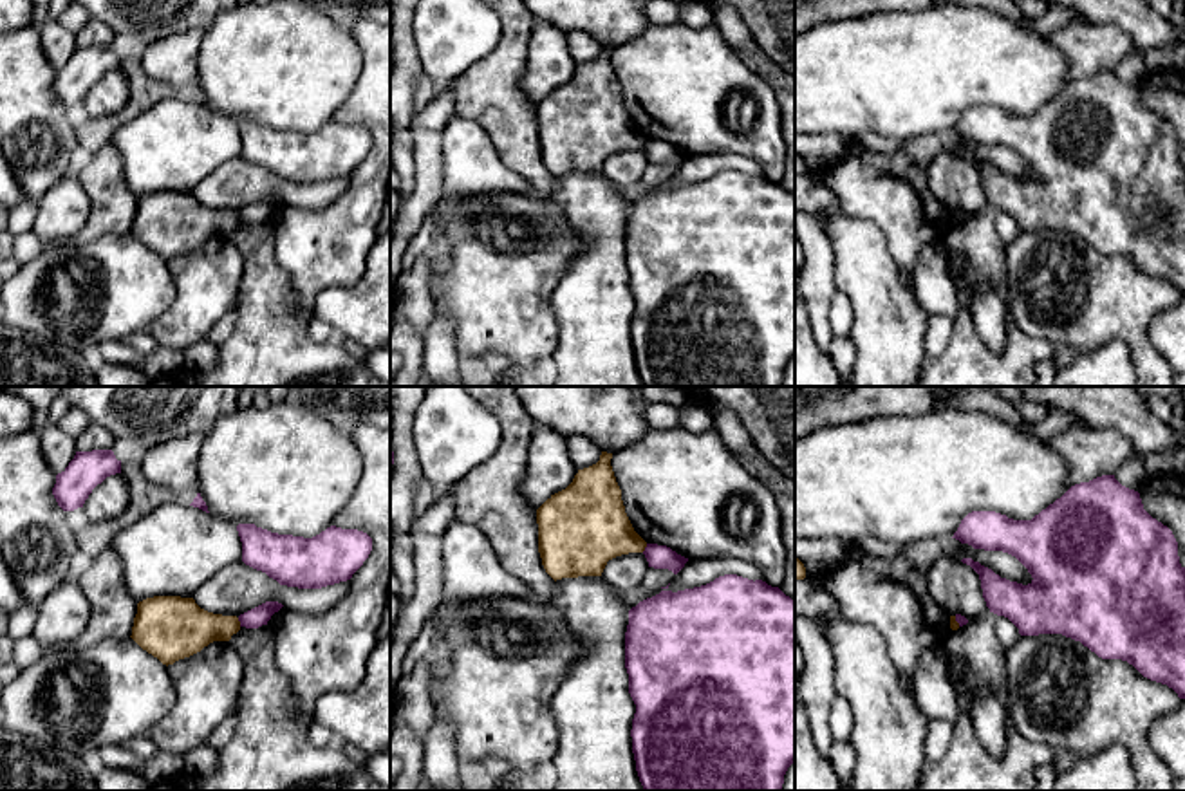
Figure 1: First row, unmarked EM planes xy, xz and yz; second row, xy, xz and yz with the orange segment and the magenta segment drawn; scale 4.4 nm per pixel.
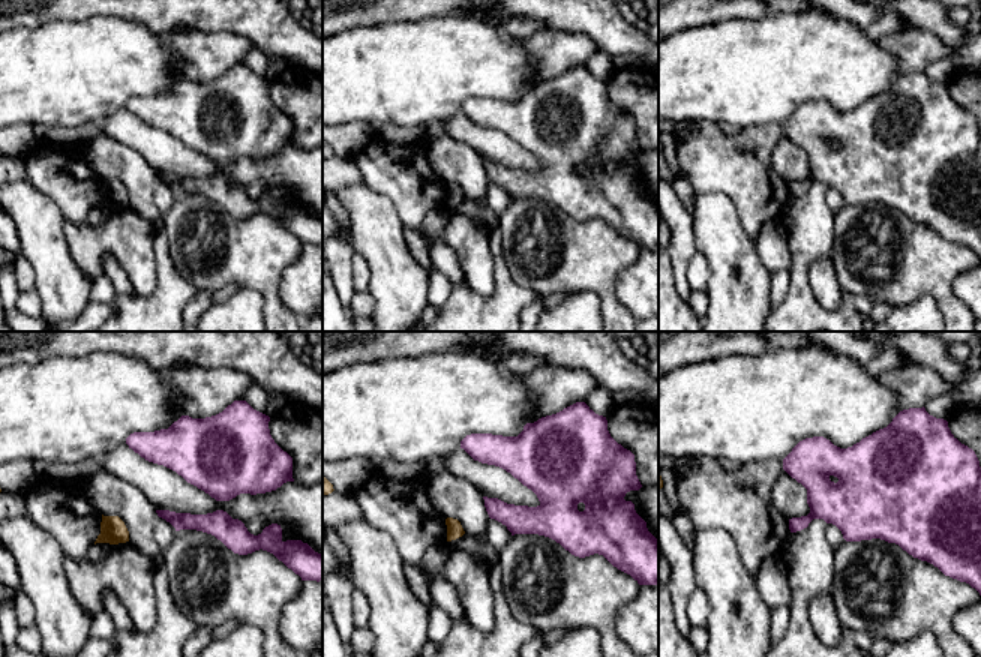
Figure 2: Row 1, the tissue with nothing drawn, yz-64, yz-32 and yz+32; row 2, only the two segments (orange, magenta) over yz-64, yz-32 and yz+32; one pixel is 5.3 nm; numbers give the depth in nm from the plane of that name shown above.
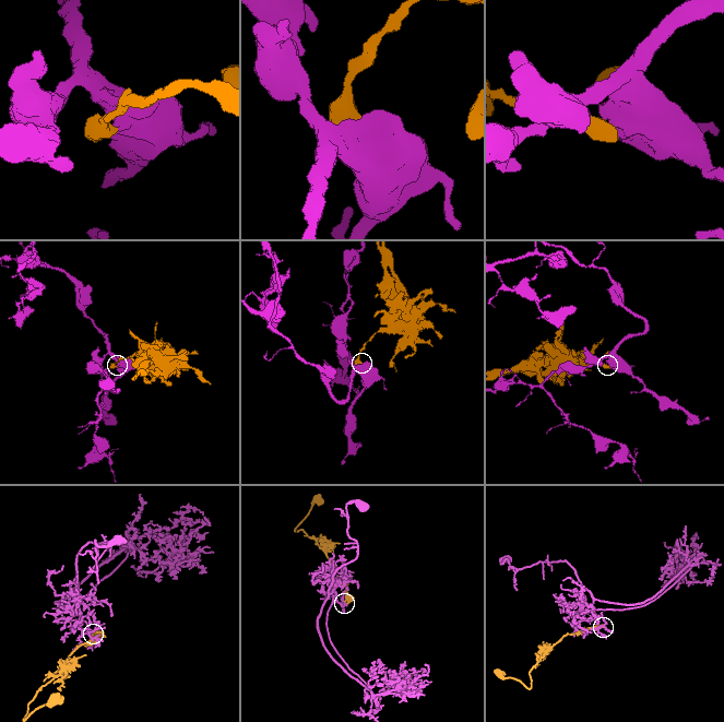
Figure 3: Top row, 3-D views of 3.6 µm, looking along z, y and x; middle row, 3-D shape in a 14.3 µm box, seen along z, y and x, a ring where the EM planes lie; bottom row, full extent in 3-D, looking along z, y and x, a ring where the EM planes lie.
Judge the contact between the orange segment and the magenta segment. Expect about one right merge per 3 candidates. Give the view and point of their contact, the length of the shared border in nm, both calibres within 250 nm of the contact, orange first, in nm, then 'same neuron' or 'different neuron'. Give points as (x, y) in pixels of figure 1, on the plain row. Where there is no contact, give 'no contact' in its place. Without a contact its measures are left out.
xy (239, 217) | 40 nm | 240/90 nm | different neuron

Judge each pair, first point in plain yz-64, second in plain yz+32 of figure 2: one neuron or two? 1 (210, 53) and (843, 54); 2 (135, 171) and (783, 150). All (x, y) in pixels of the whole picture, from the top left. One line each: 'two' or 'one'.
1: two
2: one

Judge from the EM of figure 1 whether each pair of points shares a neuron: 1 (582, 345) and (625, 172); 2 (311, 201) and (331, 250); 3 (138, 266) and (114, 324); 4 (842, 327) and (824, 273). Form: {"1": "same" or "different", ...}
{"1": "different", "2": "different", "3": "same", "4": "different"}

